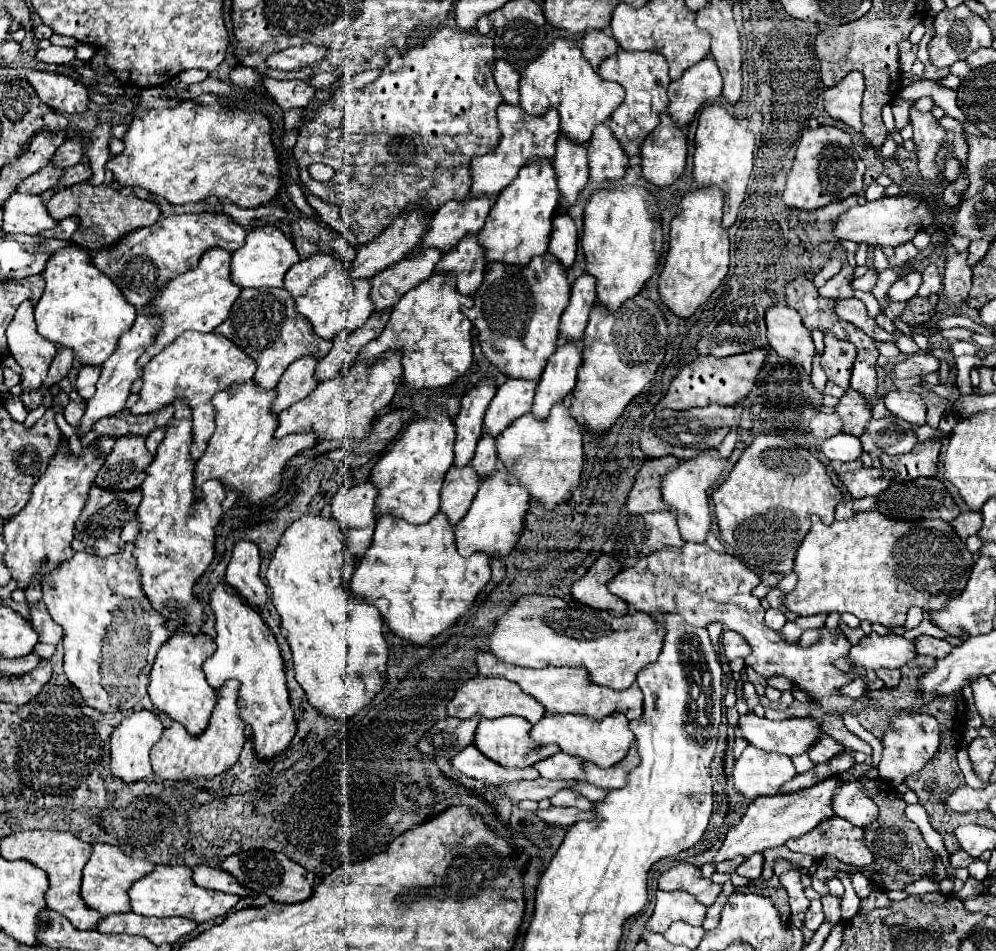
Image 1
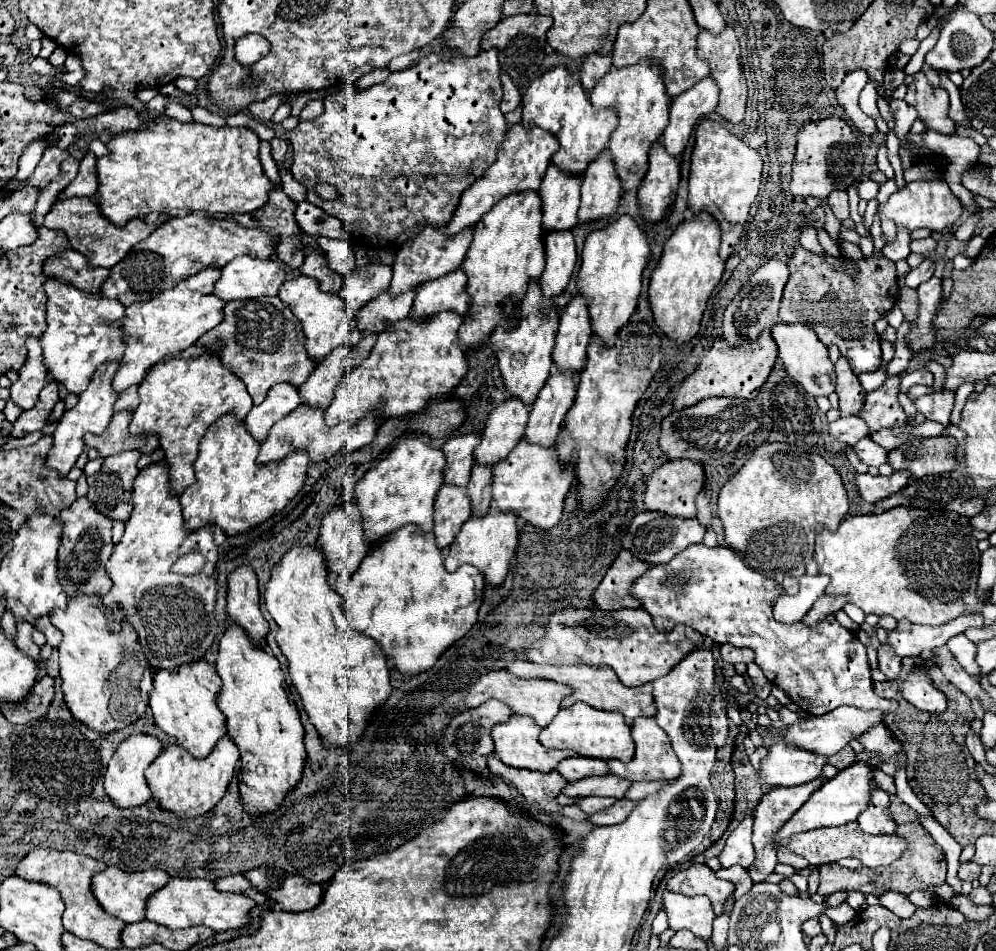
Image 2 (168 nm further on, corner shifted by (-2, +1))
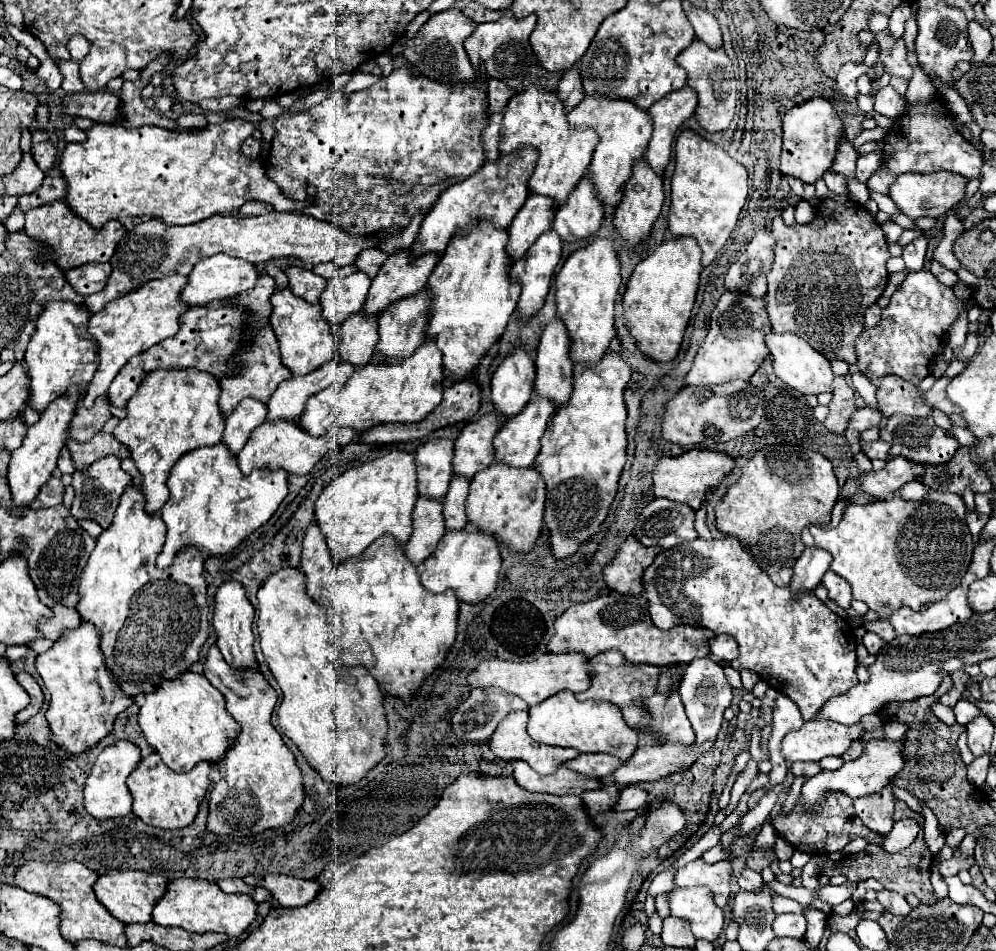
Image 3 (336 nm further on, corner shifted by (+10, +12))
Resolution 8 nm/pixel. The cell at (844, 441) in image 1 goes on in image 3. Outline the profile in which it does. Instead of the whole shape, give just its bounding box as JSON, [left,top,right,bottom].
[861,441,889,459]

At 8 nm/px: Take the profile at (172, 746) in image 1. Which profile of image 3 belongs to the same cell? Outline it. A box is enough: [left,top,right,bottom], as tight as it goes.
[127,753,213,829]

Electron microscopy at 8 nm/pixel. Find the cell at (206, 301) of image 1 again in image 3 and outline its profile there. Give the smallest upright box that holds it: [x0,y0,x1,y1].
[83,277,187,409]

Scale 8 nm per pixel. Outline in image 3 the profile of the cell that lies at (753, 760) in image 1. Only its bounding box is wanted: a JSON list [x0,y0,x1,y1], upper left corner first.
[781,719,865,763]

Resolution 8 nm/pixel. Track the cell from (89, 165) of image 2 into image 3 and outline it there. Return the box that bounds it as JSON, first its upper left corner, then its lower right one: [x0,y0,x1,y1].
[19,175,65,213]

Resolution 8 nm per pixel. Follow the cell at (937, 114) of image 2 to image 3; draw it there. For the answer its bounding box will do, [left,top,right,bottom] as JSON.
[857,29,913,79]

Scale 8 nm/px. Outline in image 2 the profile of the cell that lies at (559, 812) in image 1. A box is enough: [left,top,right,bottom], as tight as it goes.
[587,800,633,826]

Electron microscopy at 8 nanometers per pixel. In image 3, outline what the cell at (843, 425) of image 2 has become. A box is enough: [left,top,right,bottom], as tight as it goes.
[849,407,883,431]

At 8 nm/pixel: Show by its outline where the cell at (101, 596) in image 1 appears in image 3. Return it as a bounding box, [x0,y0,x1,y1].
[35,623,133,757]

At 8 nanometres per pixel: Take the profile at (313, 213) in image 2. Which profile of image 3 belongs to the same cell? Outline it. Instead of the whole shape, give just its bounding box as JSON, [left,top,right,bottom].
[59,119,303,229]

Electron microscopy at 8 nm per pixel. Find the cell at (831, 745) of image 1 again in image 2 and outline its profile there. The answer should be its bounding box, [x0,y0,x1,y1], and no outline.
[829,746,855,770]

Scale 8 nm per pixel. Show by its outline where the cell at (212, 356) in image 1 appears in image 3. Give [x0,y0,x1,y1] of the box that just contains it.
[113,369,225,515]

